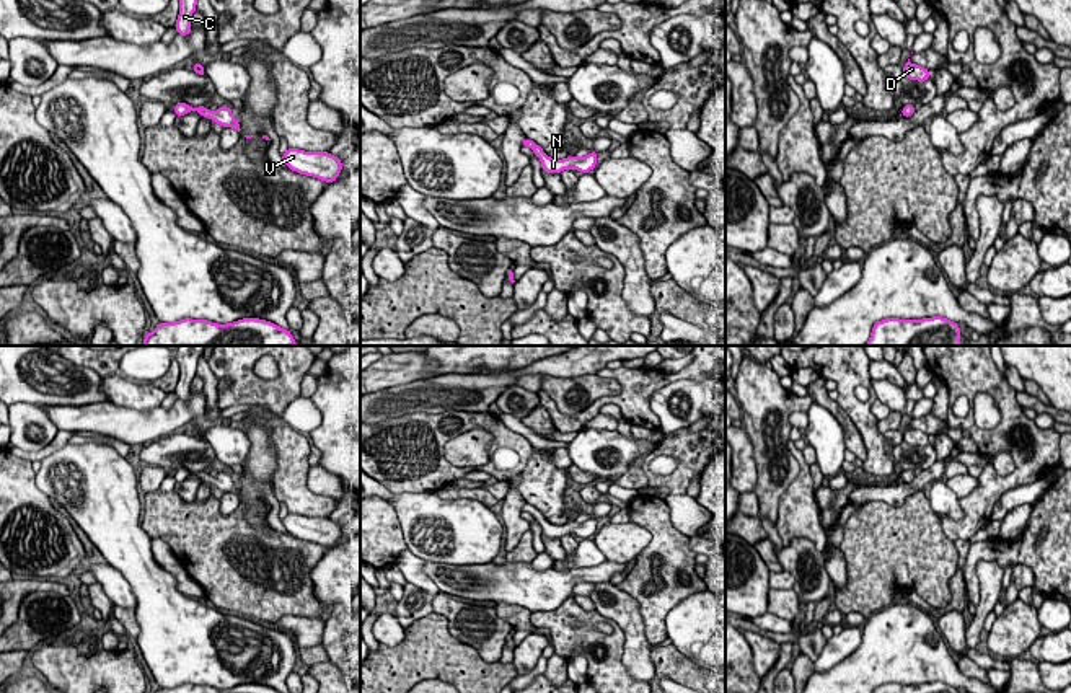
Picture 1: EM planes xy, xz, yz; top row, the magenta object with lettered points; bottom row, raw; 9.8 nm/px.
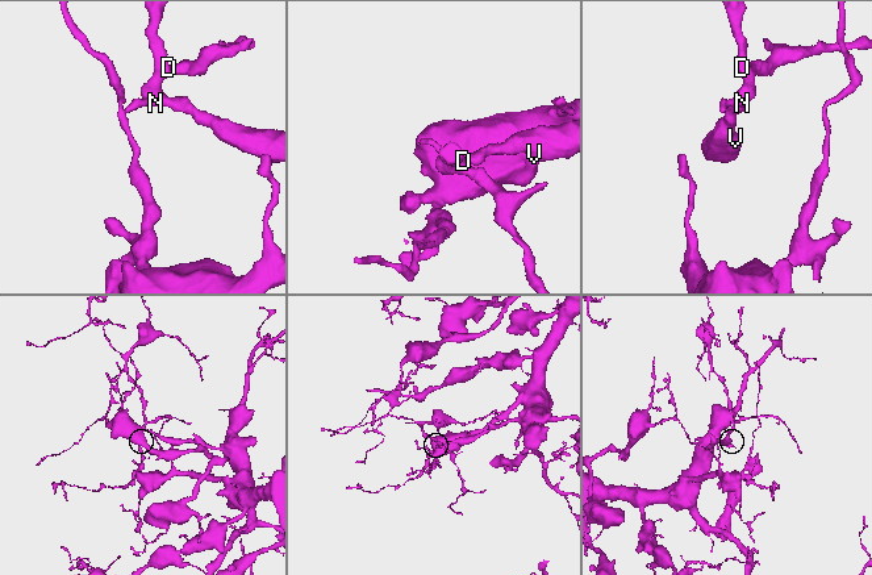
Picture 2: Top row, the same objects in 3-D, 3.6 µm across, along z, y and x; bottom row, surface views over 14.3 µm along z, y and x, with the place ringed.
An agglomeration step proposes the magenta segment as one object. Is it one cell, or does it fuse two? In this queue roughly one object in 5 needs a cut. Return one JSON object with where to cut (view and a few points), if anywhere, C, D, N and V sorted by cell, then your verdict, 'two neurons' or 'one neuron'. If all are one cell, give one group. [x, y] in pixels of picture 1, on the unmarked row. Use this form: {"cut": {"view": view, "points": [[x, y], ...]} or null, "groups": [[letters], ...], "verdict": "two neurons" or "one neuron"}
{"cut": null, "groups": [["C", "D", "N", "V"]], "verdict": "one neuron"}

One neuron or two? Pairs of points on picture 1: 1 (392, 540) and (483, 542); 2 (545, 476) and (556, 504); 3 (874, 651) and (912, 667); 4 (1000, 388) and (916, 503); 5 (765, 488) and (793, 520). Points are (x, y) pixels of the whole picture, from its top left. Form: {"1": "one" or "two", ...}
{"1": "two", "2": "one", "3": "one", "4": "two", "5": "two"}

